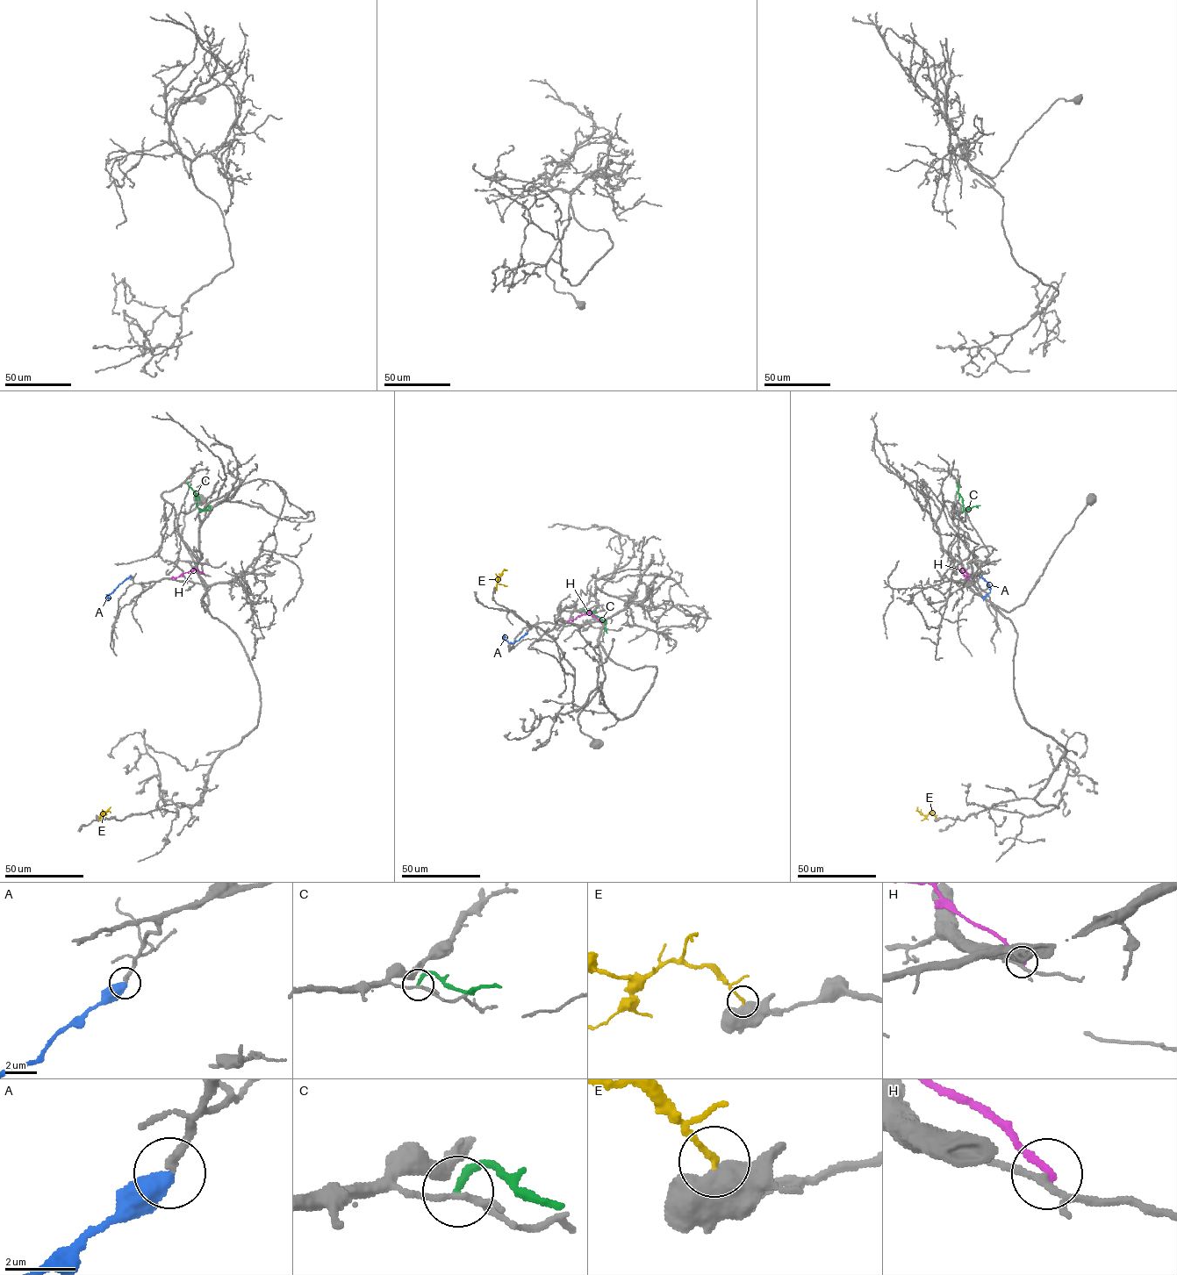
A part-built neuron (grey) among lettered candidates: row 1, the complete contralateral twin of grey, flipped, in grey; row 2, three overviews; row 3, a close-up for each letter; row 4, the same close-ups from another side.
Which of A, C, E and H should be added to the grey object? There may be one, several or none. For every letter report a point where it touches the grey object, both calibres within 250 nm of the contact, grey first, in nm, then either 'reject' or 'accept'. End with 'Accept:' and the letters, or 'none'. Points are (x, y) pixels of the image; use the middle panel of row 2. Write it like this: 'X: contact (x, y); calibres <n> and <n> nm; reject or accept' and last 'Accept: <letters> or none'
A: contact (527, 633); calibres 260 and 550 nm; accept
C: contact (583, 610); calibres 150 and 240 nm; reject
E: contact (495, 590); calibres 800 and 200 nm; reject
H: contact (600, 621); calibres 190 and 200 nm; reject
Accept: A

